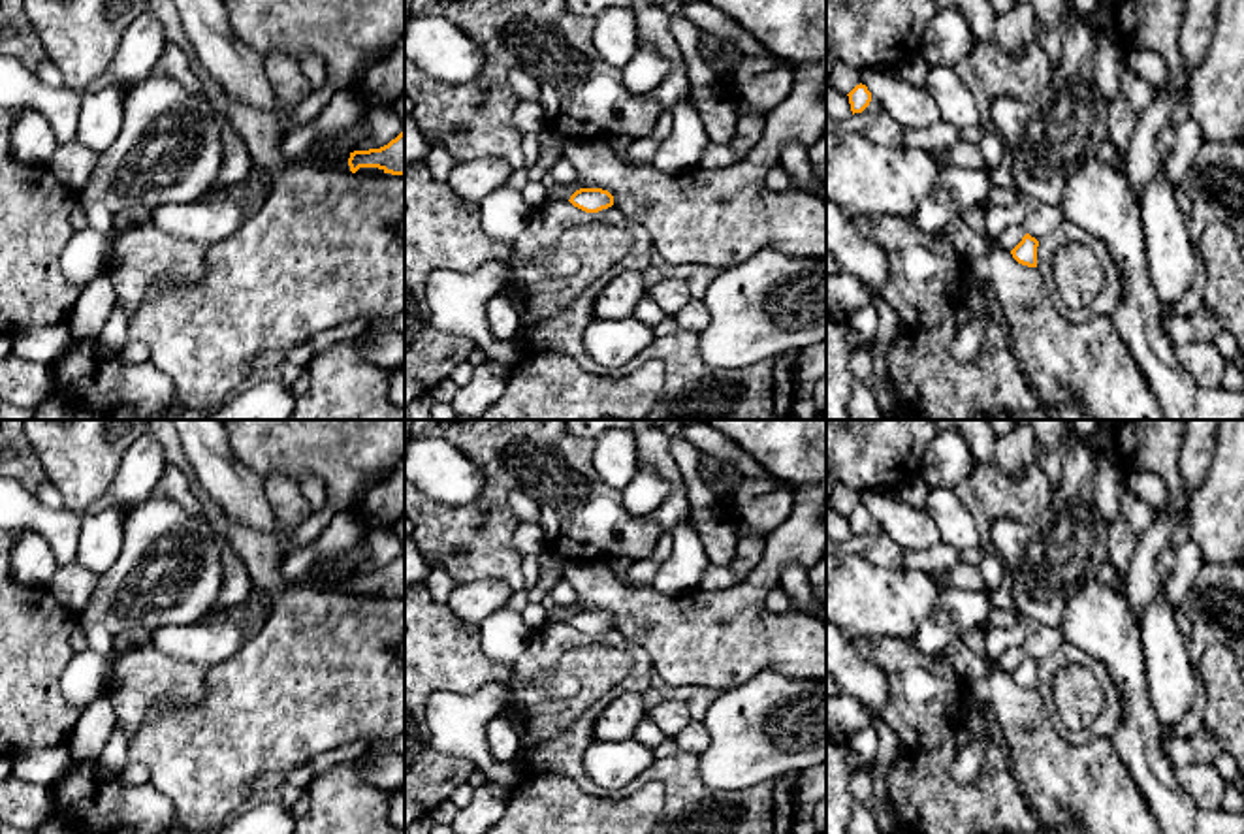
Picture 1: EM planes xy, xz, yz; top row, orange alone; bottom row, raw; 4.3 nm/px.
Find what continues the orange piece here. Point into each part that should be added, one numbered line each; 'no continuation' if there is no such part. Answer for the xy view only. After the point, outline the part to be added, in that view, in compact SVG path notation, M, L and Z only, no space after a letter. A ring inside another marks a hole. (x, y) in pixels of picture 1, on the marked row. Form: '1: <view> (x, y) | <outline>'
no continuation

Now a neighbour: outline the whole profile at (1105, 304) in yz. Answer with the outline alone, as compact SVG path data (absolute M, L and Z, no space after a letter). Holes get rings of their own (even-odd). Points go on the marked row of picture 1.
M1065 220L1054 233L1046 239L1039 241L1037 247L1037 269L1043 275L1043 282L1048 290L1054 309L1069 322L1084 324L1093 316L1112 316L1118 303L1124 297L1124 281L1110 258L1108 249L1092 233L1082 230L1080 226ZM1069 243L1080 243L1088 247L1099 260L1103 269L1103 290L1101 294L1090 301L1084 309L1073 311L1065 305L1063 297L1054 281L1052 260L1054 254Z

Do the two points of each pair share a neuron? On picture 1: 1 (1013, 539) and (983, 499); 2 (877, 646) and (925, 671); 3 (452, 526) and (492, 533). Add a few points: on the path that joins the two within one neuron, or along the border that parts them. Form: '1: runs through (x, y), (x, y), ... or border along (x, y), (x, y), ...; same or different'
1: border along (1041, 511), (1026, 522), (1000, 516), (992, 548); different
2: runs through (889, 654), (913, 671); same
3: runs through (462, 533), (482, 533); same

